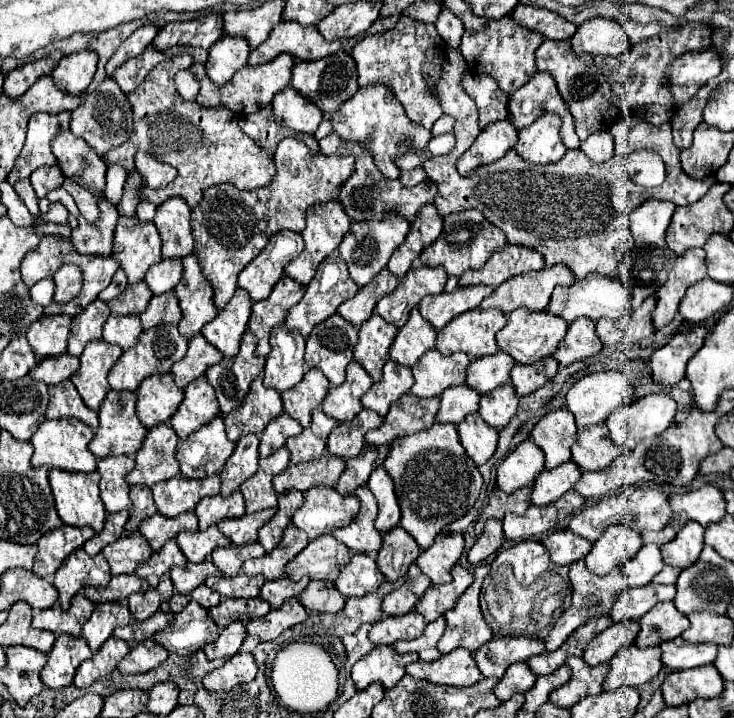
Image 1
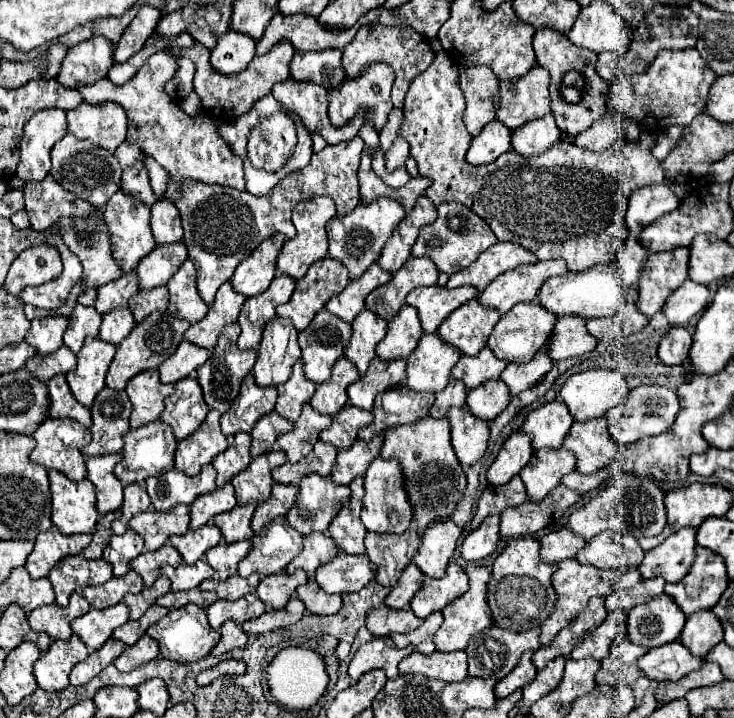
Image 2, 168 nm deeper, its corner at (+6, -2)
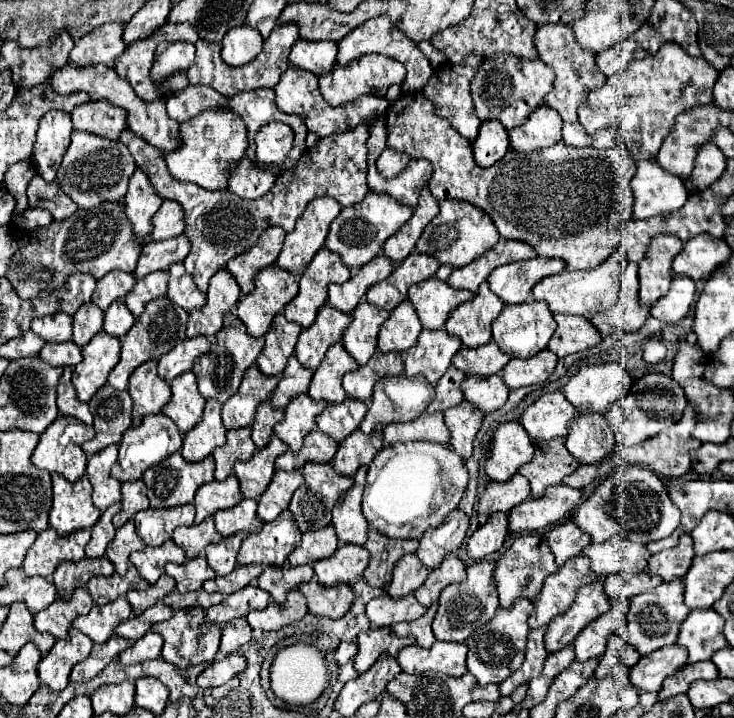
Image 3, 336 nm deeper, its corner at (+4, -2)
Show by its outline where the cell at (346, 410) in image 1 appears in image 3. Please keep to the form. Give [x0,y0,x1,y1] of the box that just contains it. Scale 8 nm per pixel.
[308,343,358,403]

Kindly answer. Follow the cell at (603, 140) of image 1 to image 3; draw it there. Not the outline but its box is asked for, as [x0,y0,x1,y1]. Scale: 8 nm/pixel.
[578,43,718,159]

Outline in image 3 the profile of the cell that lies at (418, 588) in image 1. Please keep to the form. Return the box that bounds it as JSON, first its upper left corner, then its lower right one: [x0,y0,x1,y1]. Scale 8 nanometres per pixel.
[386,555,430,599]

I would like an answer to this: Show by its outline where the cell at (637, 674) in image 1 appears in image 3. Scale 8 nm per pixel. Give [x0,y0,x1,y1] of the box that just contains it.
[594,635,640,679]

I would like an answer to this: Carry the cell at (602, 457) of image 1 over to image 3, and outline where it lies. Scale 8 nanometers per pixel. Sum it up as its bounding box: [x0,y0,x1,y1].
[566,413,616,465]

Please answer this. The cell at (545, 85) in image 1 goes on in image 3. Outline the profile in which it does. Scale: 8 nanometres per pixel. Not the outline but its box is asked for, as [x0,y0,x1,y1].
[472,55,554,129]

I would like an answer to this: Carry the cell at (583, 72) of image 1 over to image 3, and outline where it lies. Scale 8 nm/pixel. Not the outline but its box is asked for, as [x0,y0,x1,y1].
[534,25,606,123]

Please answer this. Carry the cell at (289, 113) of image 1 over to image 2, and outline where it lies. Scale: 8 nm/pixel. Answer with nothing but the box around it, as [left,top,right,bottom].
[272,77,366,143]

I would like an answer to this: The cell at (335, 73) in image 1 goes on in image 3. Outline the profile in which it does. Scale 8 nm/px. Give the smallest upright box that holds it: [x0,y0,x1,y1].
[288,41,338,75]

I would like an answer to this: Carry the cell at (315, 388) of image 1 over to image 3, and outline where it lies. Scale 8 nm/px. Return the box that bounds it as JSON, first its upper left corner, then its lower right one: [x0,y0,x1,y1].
[270,355,312,411]

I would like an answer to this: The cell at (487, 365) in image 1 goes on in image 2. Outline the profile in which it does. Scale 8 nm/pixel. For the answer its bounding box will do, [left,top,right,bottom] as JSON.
[452,347,508,389]

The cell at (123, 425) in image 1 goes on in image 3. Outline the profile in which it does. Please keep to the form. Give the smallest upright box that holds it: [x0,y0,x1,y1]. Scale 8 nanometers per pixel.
[82,383,132,455]

